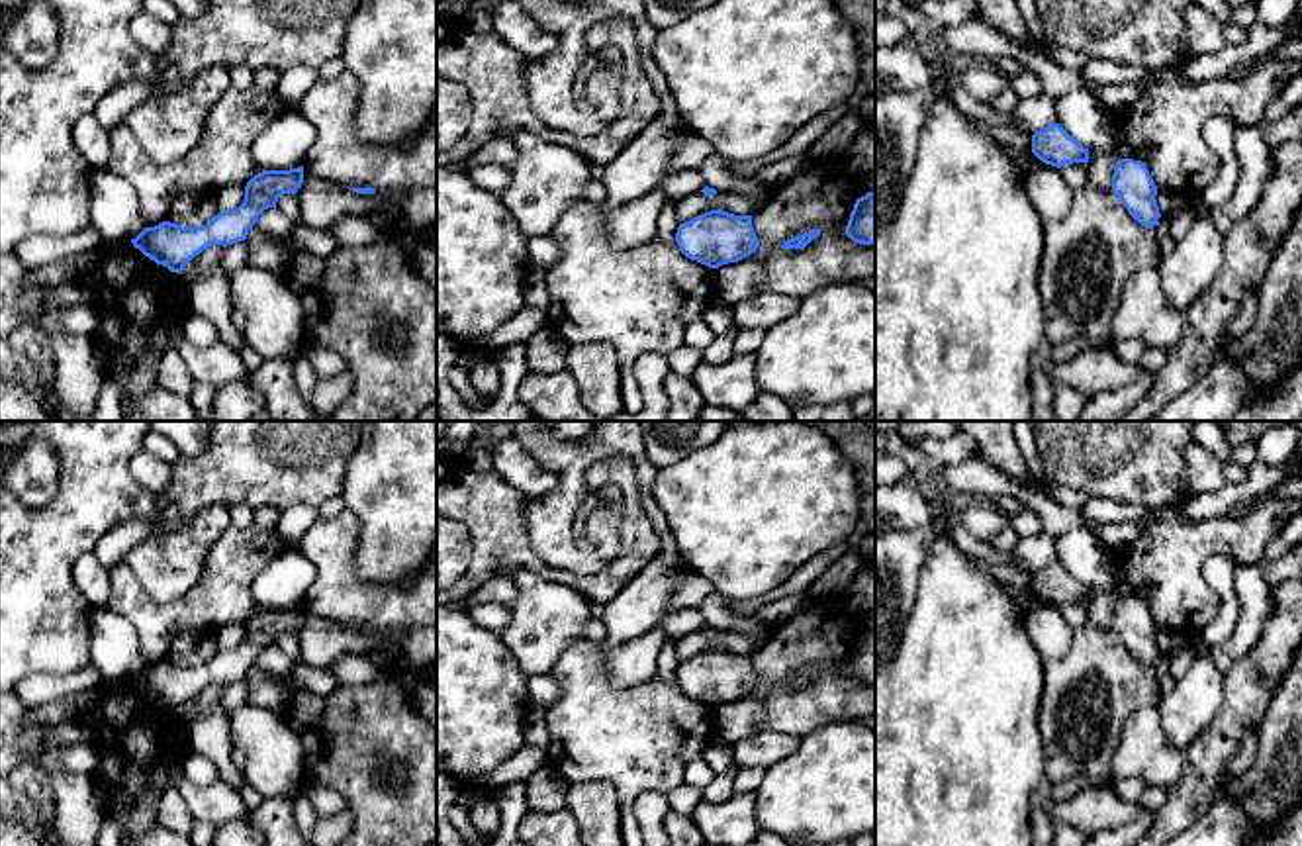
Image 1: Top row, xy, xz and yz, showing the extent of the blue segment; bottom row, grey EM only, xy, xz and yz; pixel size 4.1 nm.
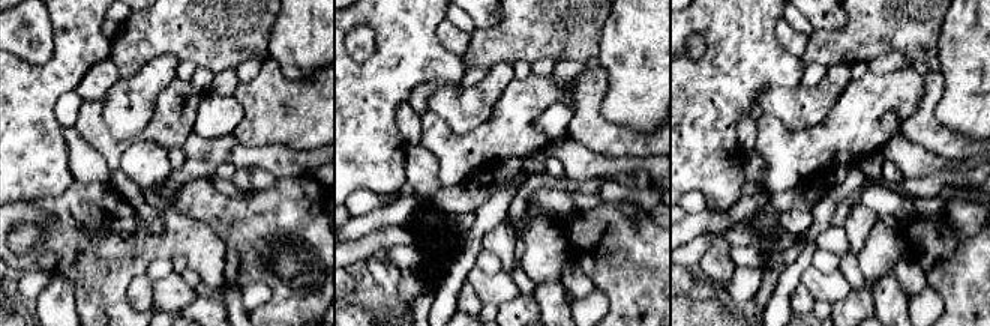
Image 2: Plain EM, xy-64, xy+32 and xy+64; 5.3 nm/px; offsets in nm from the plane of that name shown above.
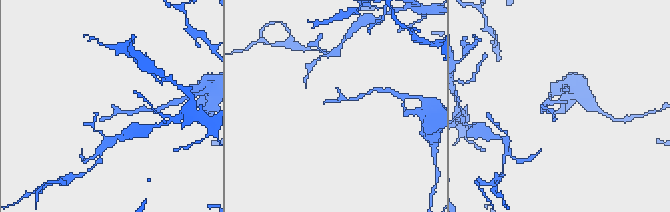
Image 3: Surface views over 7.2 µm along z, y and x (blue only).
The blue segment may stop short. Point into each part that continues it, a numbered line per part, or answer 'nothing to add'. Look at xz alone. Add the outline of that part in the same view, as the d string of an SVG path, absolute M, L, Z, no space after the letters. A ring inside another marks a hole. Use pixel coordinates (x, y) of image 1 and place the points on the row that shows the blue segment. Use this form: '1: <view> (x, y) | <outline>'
nothing to add

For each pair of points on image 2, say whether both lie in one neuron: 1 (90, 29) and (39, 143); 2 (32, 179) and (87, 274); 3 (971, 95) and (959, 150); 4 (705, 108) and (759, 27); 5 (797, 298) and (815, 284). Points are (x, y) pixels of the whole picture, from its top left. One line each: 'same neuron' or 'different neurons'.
1: same neuron
2: different neurons
3: different neurons
4: same neuron
5: different neurons

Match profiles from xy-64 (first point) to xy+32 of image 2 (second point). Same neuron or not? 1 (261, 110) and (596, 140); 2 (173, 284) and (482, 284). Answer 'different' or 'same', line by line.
1: same
2: same

